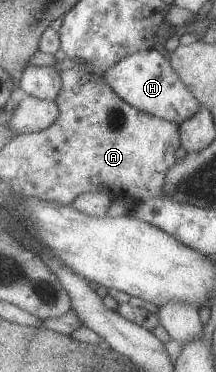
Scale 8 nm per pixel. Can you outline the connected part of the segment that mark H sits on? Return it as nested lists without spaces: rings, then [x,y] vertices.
[[[152,48],[119,59],[100,77],[109,85],[109,89],[130,107],[177,125],[199,111],[199,101],[183,86],[182,81],[179,81],[177,73],[169,65],[168,57]]]

